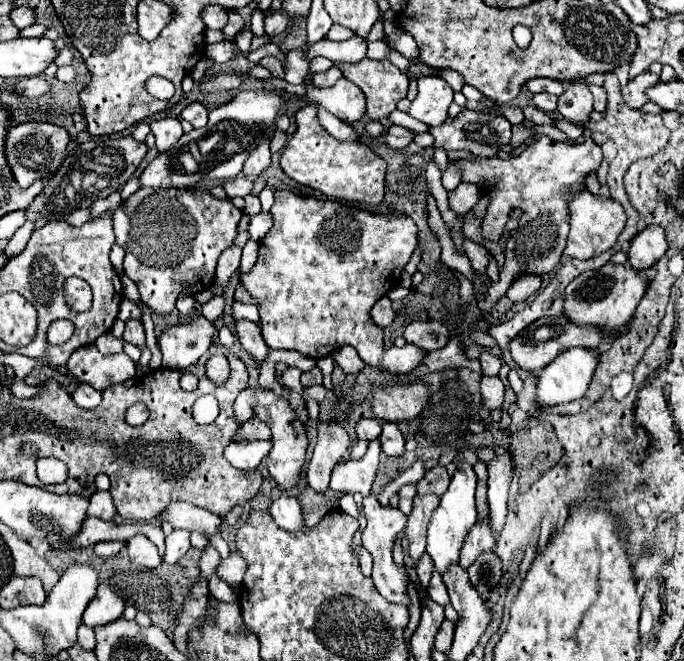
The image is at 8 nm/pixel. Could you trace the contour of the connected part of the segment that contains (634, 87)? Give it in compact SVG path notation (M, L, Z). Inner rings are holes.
M644 72L644 74L638 74L636 78L632 78L624 88L622 88L622 98L628 106L632 108L642 108L646 102L650 102L646 98L646 90L652 88L654 84L660 82L660 76L658 74L652 74L652 72Z

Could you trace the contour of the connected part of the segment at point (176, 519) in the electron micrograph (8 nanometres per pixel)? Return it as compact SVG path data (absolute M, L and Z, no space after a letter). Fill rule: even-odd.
M186 502L170 504L162 514L156 516L156 522L162 522L164 518L168 518L174 528L184 528L190 532L204 532L208 540L212 540L212 536L220 532L220 524L222 524L220 516L208 510L196 508L192 504L186 504Z

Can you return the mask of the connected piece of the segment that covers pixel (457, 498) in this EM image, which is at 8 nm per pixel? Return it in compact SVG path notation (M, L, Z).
M460 464L460 468L452 476L452 482L450 482L446 494L440 498L440 504L434 510L430 526L428 526L428 550L426 552L434 558L436 570L440 574L450 570L452 564L460 562L460 550L466 542L470 528L476 524L474 492L476 492L476 474L470 464Z

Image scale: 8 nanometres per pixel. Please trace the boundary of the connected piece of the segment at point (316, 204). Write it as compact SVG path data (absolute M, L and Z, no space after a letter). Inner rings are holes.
M290 190L274 192L274 198L276 202L270 210L274 216L274 226L264 240L260 240L258 262L252 266L252 270L240 276L240 282L248 294L260 302L260 328L266 344L276 350L296 350L314 360L330 356L342 346L354 346L366 364L380 366L396 374L408 374L422 366L424 358L428 356L426 350L418 350L418 346L410 344L404 348L386 350L384 332L370 318L372 306L396 284L400 284L400 274L416 250L418 228L412 218L396 212L372 214L330 200L302 198Z

